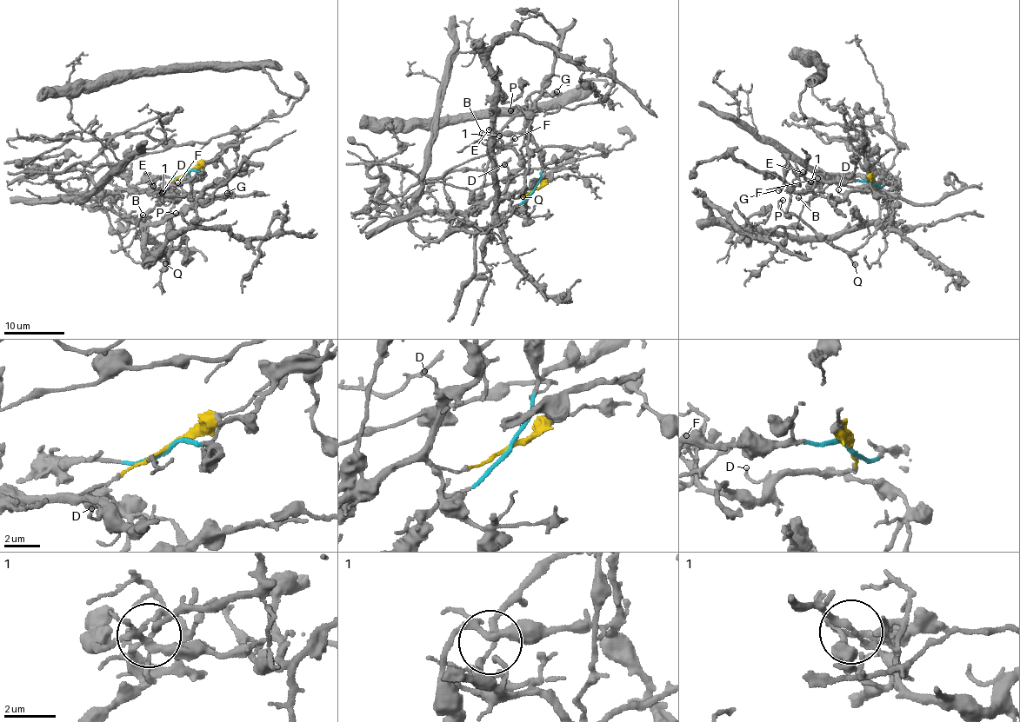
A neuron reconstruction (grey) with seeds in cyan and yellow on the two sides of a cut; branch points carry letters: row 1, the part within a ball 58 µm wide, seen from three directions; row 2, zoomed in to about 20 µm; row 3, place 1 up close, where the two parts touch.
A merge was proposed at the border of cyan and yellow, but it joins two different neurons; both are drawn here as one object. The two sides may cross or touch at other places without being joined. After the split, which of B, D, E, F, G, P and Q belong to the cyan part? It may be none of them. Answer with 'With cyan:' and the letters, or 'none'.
With cyan: E, P, Q

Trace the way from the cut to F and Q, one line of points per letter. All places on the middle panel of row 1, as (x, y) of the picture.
F: (533, 189), (516, 197), (506, 194), (509, 177), (521, 167), (521, 158), (509, 145), (515, 138)
Q: (533, 189), (540, 178), (543, 155), (528, 136), (529, 114), (532, 112), (527, 145), (530, 166), (522, 197)

